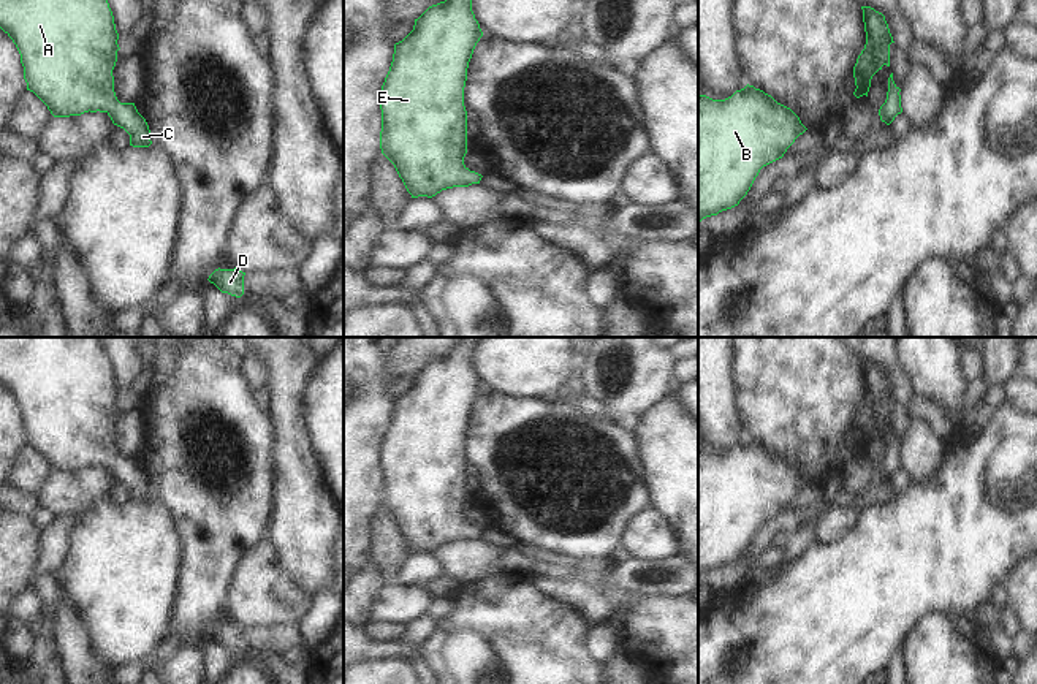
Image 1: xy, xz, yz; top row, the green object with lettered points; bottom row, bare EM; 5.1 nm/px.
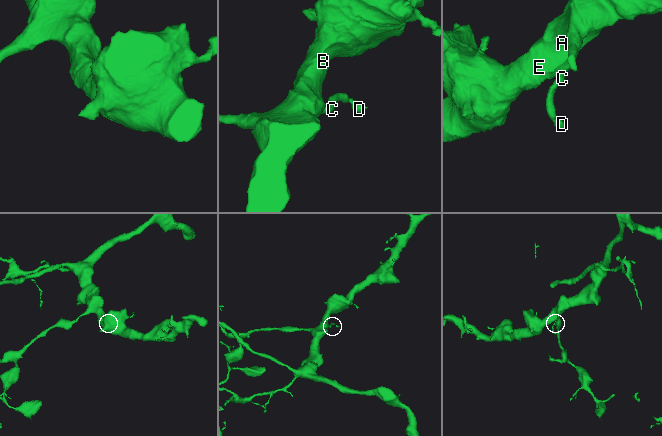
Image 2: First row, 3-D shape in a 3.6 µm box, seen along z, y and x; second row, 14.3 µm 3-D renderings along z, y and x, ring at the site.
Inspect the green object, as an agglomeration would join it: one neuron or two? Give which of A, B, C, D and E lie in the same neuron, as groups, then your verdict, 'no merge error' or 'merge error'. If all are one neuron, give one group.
A B C D E | no merge error

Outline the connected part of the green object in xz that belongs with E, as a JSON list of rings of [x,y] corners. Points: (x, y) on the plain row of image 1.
[[[461,337],[445,356],[429,361],[413,385],[394,399],[393,416],[380,445],[380,504],[394,519],[412,553],[480,538],[481,529],[464,519],[467,466],[464,442],[473,404],[483,386],[472,366],[472,350],[483,337]]]

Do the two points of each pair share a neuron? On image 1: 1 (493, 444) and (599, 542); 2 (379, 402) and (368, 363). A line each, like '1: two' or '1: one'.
1: one
2: one

